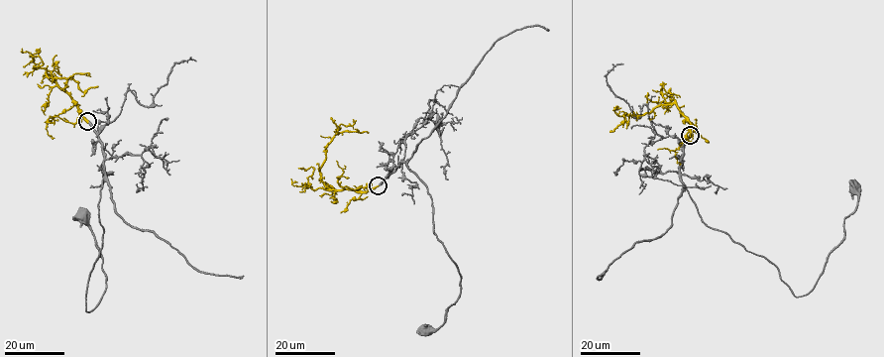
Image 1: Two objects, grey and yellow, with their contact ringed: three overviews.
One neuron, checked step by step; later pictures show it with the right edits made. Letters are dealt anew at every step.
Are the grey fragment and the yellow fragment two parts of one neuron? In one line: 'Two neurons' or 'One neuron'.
One neuron

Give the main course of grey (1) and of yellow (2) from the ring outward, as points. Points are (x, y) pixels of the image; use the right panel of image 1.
1: (690, 135), (680, 181), (701, 220), (772, 263), (796, 297), (816, 285), (844, 236), (855, 187)
2: (690, 135), (688, 119), (674, 103), (659, 105), (640, 115), (623, 114), (627, 123), (630, 113)

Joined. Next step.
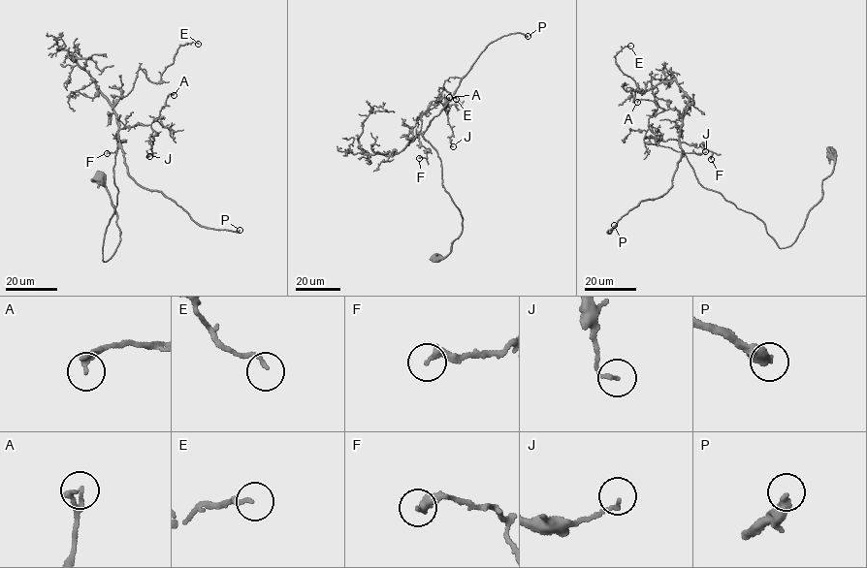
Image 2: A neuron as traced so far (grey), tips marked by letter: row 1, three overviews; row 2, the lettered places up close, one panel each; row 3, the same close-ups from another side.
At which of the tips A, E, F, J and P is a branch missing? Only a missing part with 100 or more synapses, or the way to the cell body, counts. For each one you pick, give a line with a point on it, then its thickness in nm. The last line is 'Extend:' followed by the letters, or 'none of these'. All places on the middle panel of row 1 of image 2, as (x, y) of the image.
P: at (528, 36); 360 nm thick
Extend: P

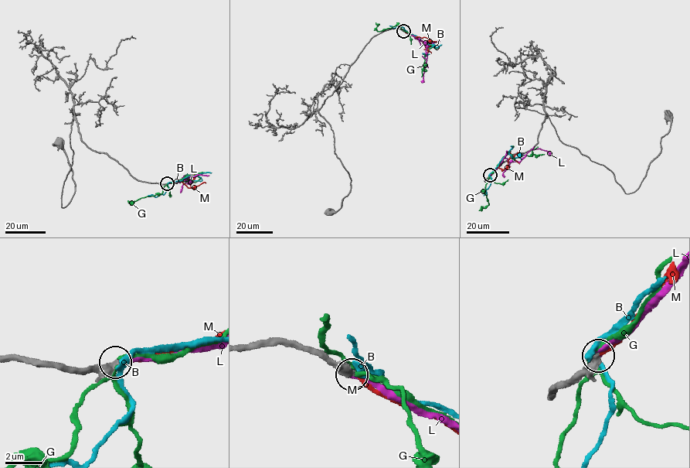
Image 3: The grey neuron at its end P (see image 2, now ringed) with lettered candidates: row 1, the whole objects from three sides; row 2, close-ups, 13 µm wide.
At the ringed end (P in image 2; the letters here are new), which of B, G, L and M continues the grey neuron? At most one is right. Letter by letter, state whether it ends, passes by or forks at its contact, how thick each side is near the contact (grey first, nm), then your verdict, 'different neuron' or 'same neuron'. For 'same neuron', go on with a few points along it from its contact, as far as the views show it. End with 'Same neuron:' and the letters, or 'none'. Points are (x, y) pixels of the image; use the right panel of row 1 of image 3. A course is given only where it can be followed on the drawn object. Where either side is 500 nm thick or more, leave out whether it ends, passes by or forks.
B: it passes by; calibres 360 and 280 nm; different neuron
G: calibres 550 and 240 nm; different neuron
L: it ends; calibres 440 and 280 nm; same neuron; course (490, 175), (504, 158), (508, 162), (519, 162), (531, 149), (538, 148), (547, 151), (551, 155)
M: it ends; calibres 400 and 180 nm; different neuron
Same neuron: L

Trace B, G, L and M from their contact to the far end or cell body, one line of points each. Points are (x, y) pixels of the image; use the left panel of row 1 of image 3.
B: (167, 183), (181, 181), (190, 175), (197, 175), (202, 180), (194, 181), (187, 176)
G: (166, 184), (188, 175), (195, 174), (200, 178), (195, 182), (187, 178), (179, 180)
L: (167, 183), (190, 177), (191, 182), (188, 183), (187, 175), (179, 182)
M: (168, 183), (195, 174), (191, 186)

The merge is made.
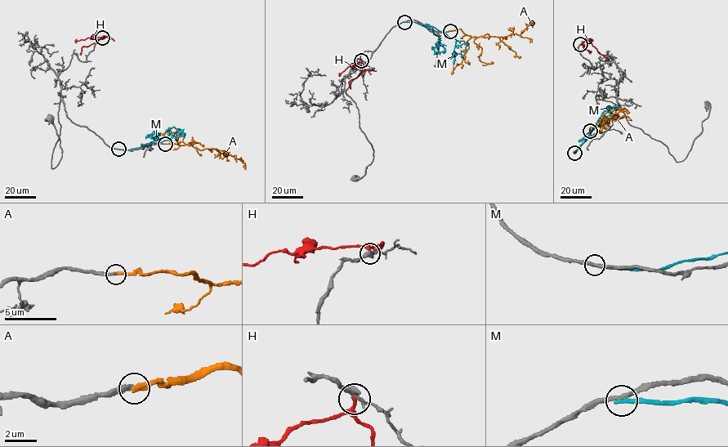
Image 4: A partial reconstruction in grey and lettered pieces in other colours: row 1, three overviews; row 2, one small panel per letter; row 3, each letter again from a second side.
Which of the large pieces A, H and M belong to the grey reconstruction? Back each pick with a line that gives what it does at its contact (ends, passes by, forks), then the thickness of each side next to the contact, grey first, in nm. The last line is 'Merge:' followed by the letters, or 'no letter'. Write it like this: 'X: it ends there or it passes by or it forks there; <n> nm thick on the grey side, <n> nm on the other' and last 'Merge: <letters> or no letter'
Merge: no letter

